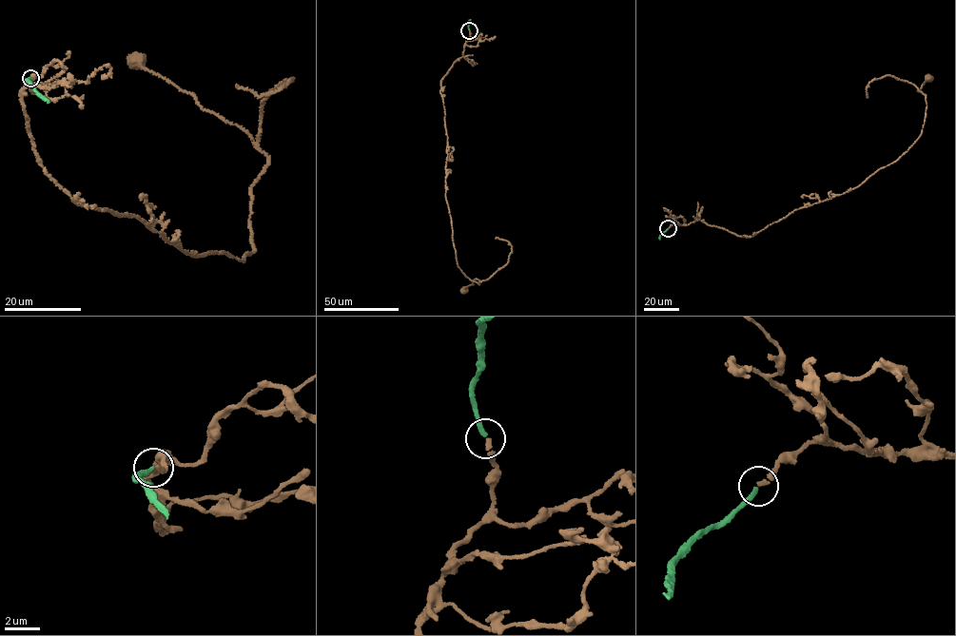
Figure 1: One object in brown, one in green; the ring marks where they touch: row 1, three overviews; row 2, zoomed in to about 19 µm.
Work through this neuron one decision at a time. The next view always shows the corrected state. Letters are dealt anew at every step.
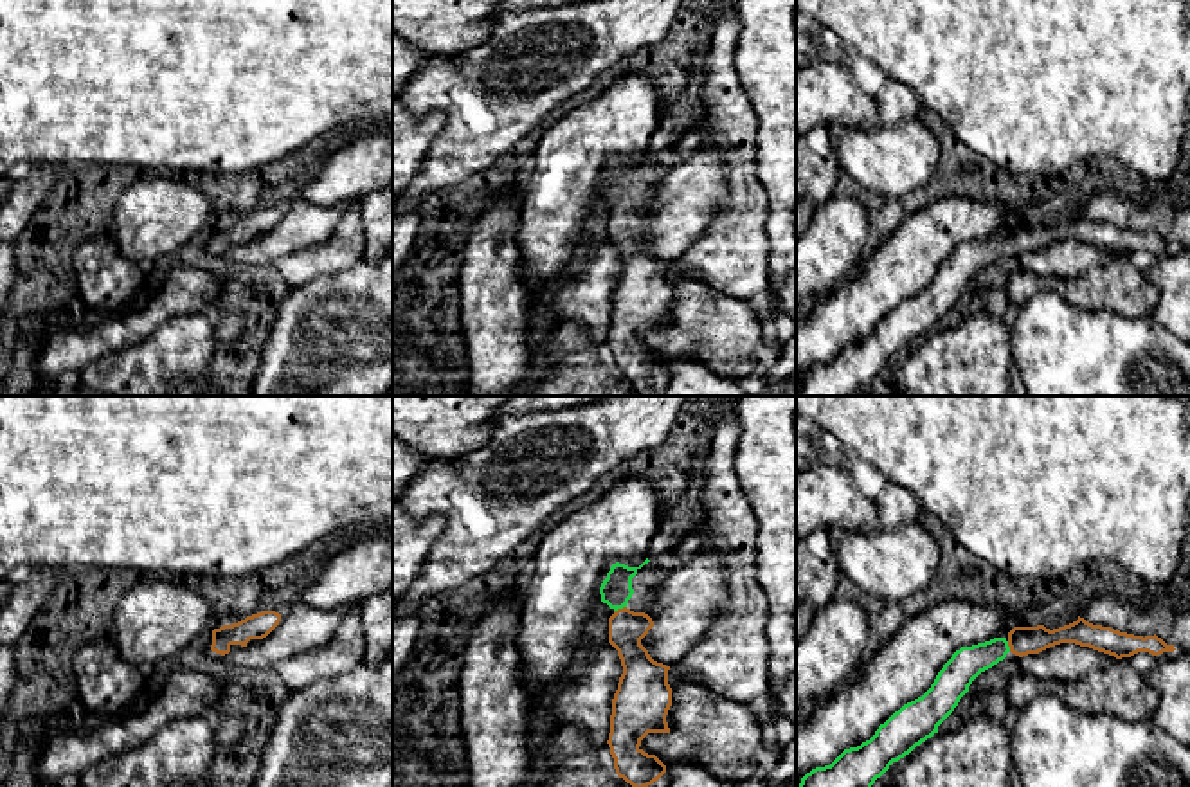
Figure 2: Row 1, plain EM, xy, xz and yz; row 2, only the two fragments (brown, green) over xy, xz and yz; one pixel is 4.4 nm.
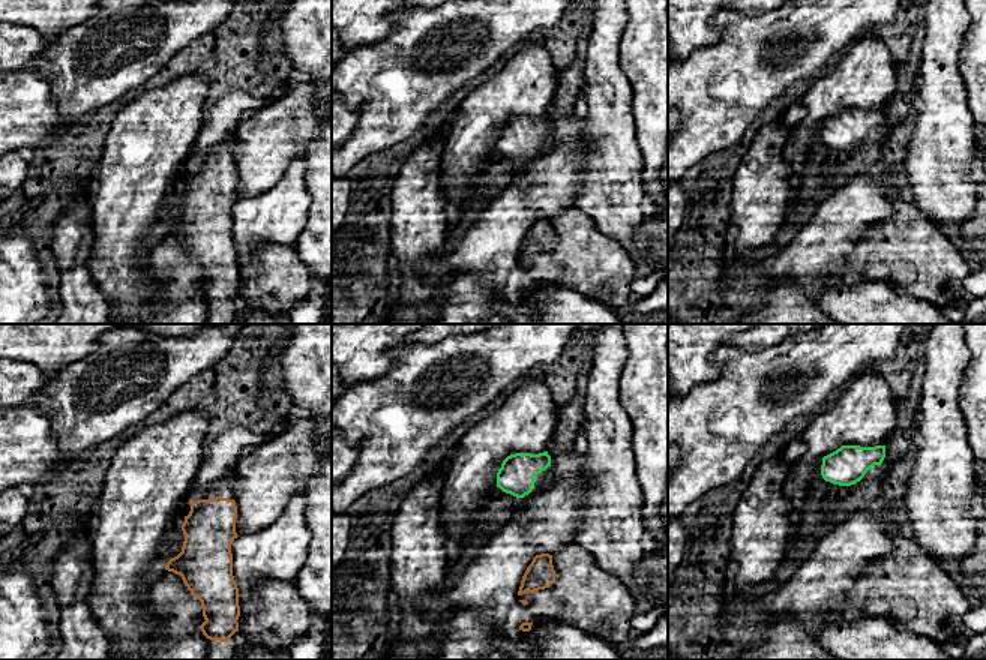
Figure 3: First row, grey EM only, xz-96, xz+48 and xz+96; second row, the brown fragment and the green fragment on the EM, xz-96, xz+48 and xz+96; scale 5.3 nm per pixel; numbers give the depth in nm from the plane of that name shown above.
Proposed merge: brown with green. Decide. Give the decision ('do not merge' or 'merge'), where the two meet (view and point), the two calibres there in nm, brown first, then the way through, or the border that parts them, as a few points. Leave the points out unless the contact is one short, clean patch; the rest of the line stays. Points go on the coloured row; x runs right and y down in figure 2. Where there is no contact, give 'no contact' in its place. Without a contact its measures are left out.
merge; contact xz (620, 609); calibres 160 and 140 nm; way xz (625, 627), (620, 609), (616, 589)

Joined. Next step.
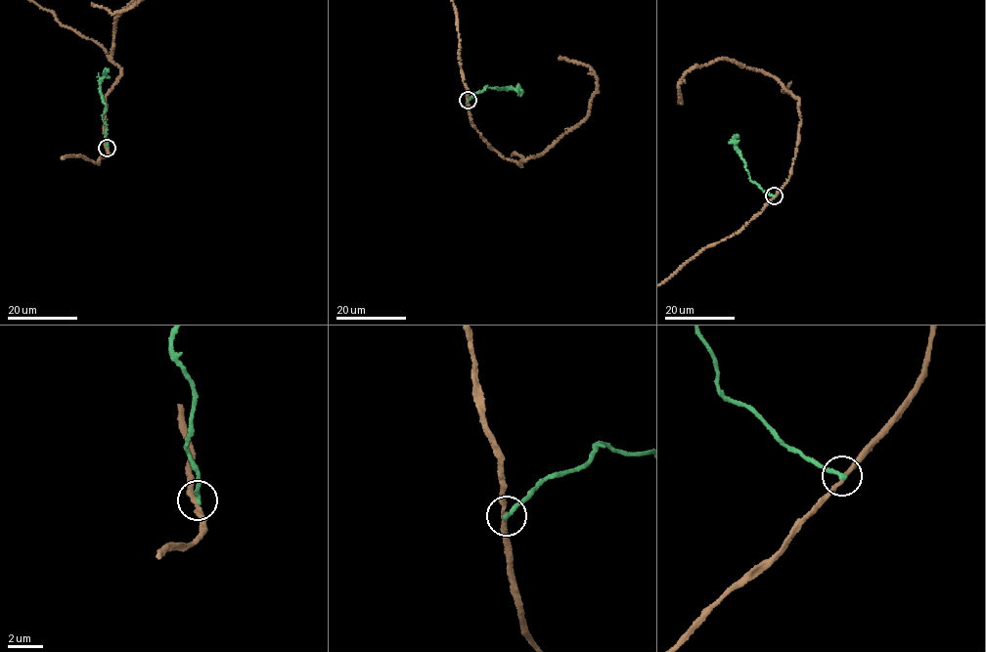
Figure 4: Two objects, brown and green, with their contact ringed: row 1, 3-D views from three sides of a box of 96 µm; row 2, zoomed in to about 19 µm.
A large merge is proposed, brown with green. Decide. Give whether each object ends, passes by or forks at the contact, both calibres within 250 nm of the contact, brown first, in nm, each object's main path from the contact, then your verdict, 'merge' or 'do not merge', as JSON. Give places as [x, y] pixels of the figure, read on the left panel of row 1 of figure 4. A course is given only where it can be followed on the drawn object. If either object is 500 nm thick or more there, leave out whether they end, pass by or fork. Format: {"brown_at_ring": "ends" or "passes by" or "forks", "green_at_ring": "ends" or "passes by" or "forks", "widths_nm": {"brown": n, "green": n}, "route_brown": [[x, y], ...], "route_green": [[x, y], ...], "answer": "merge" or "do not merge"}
{"brown_at_ring": "passes by", "green_at_ring": "ends", "widths_nm": {"brown": 240, "green": 260}, "route_brown": [[107, 148], [106, 95], [120, 74], [120, 68], [105, 49], [61, 23], [52, 13]], "route_green": [[108, 148], [102, 117], [105, 103], [100, 91], [104, 71]], "answer": "do not merge"}

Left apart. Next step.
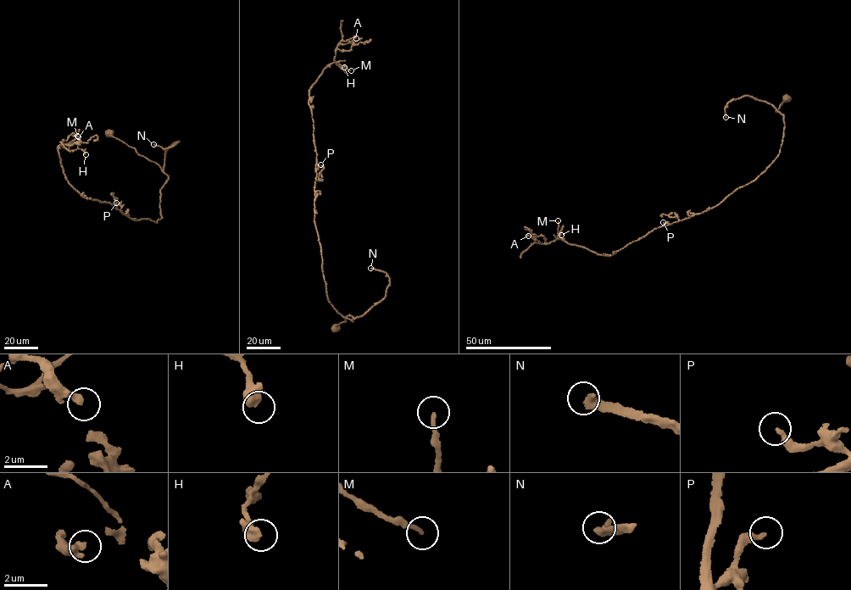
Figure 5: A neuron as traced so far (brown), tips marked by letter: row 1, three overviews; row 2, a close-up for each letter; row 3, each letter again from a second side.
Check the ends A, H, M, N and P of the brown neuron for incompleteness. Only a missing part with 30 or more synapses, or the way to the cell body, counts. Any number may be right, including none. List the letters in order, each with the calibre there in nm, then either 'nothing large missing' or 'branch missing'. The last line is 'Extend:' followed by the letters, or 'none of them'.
A: calibre 300 nm; nothing large missing
H: calibre 500 nm; nothing large missing
M: calibre 170 nm; branch missing
N: calibre 400 nm; branch missing
P: calibre 280 nm; nothing large missing
Extend: M, N

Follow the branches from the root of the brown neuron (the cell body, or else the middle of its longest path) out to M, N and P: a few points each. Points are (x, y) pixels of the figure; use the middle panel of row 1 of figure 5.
M: (336, 327), (353, 317), (345, 317), (327, 298), (314, 222), (316, 153), (309, 90), (332, 63), (351, 70)
N: (336, 327), (345, 321), (349, 314), (352, 320), (363, 314), (385, 296), (389, 281), (387, 275), (370, 268)
P: (336, 327), (346, 316), (353, 317), (352, 321), (345, 317), (327, 298), (314, 222), (316, 169), (320, 164)

